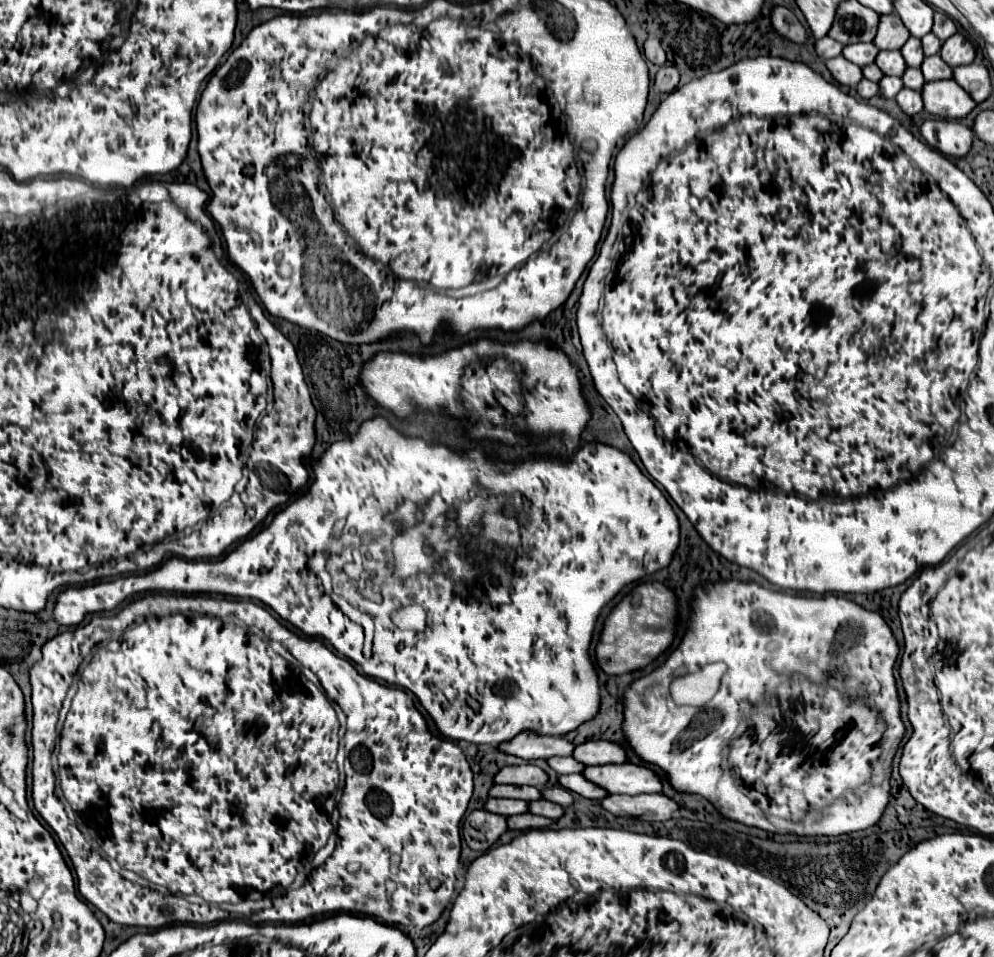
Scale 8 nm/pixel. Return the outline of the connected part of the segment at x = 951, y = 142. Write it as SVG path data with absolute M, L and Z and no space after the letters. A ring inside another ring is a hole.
M928 119L922 123L920 133L930 147L950 157L964 157L974 141L970 127L948 119Z

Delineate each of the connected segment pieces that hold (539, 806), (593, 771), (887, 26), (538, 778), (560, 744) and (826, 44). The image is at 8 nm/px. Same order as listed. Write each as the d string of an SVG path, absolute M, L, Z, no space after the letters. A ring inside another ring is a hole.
M540 799L540 801L532 801L530 803L530 813L534 815L542 815L542 817L550 817L550 819L560 819L564 815L564 807L560 807L558 803Z
M596 765L588 767L584 773L586 779L598 783L600 787L606 787L610 793L662 793L662 777L646 765Z
M896 13L880 17L878 35L874 39L874 45L878 49L900 49L908 39L910 39L910 31L902 25L902 19L898 19Z
M524 763L524 765L510 765L498 771L498 777L494 777L496 783L510 783L510 785L532 785L532 787L544 787L548 783L546 771L542 771L536 765Z
M520 735L514 743L500 745L500 749L522 759L548 759L554 755L572 755L574 743L566 739L550 739L548 735Z
M830 37L816 41L816 53L820 57L824 57L824 59L832 59L832 57L842 55L842 49L844 49L844 45L834 41L834 39L830 39Z

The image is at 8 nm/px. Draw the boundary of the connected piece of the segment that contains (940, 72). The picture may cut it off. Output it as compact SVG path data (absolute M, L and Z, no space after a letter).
M940 55L926 57L924 63L922 63L922 73L924 73L926 81L938 81L938 79L952 79L954 77L952 67L942 63Z

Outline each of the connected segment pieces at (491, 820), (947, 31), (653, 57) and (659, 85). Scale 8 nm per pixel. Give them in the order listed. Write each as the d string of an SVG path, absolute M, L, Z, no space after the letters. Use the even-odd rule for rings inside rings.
M486 809L472 811L466 817L464 827L462 827L464 841L474 851L486 851L486 849L490 849L500 839L500 835L504 831L508 831L506 817L498 815L498 813L490 813Z
M936 11L932 33L934 33L940 41L946 41L946 39L952 37L954 33L958 33L958 27L956 27L956 23L952 21L952 17L948 17L944 11Z
M654 37L646 39L646 43L644 43L644 55L646 55L648 61L652 61L656 65L664 65L666 63L666 51L662 49L660 39L654 39Z
M660 67L660 71L656 73L656 89L662 93L672 93L680 83L680 73L676 67Z

